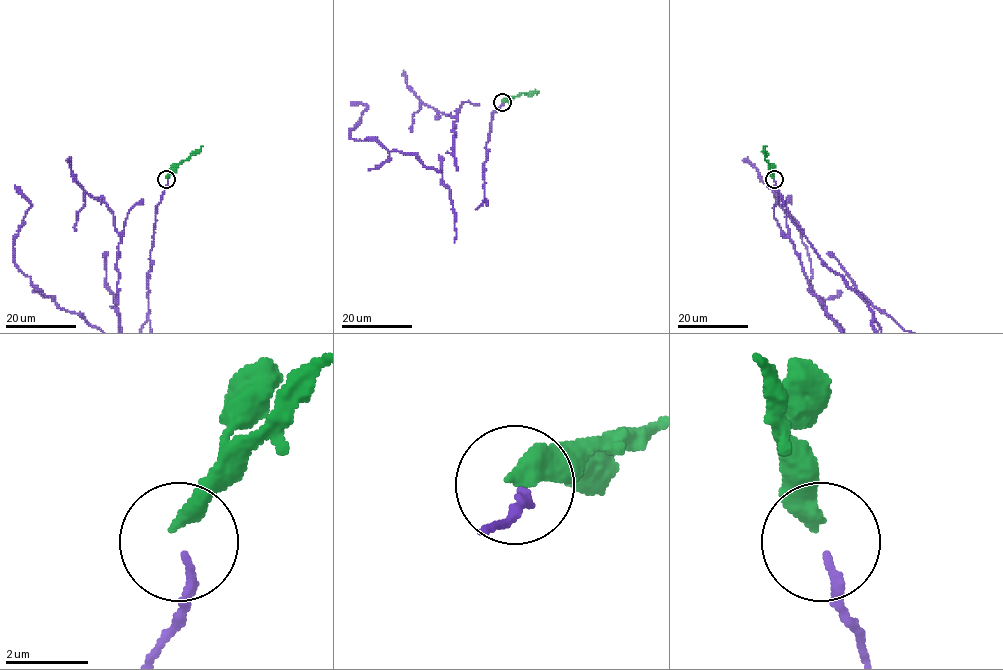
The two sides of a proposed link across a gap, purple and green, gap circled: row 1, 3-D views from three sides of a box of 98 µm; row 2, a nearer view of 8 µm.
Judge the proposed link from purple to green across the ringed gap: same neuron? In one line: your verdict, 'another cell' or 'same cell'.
same cell

